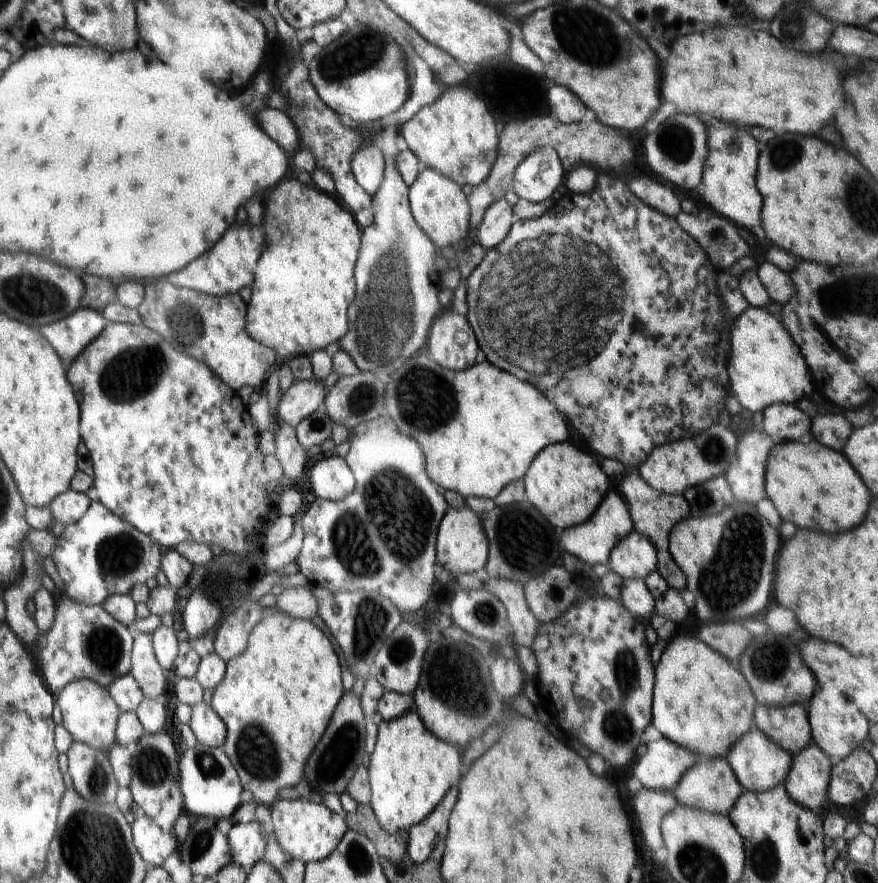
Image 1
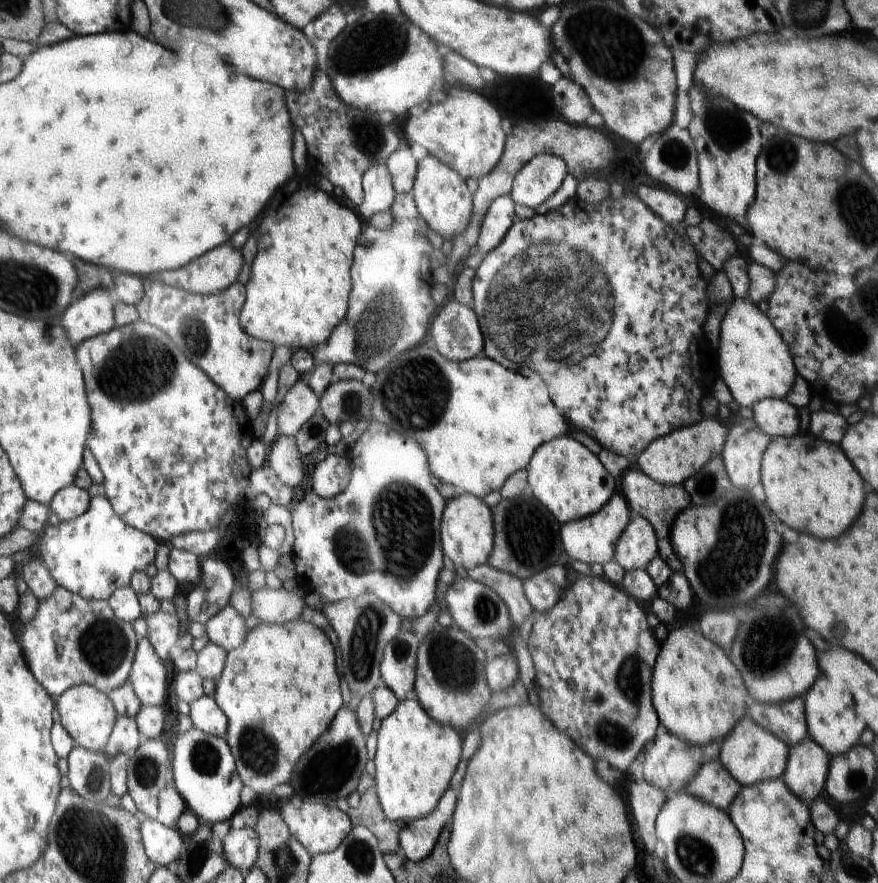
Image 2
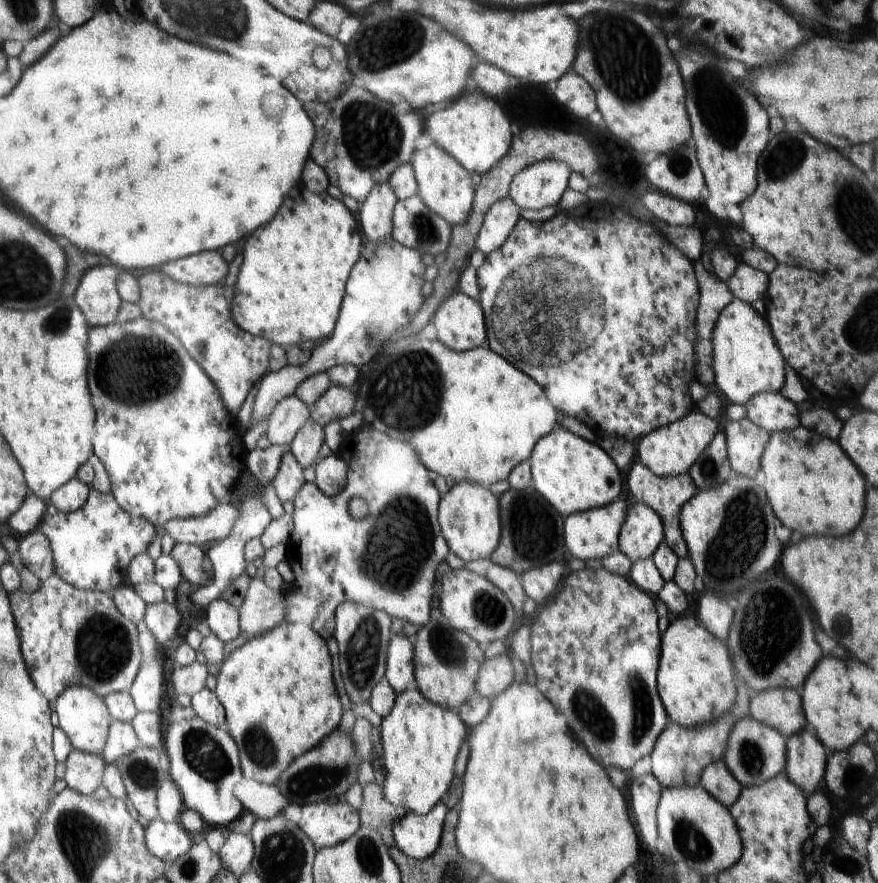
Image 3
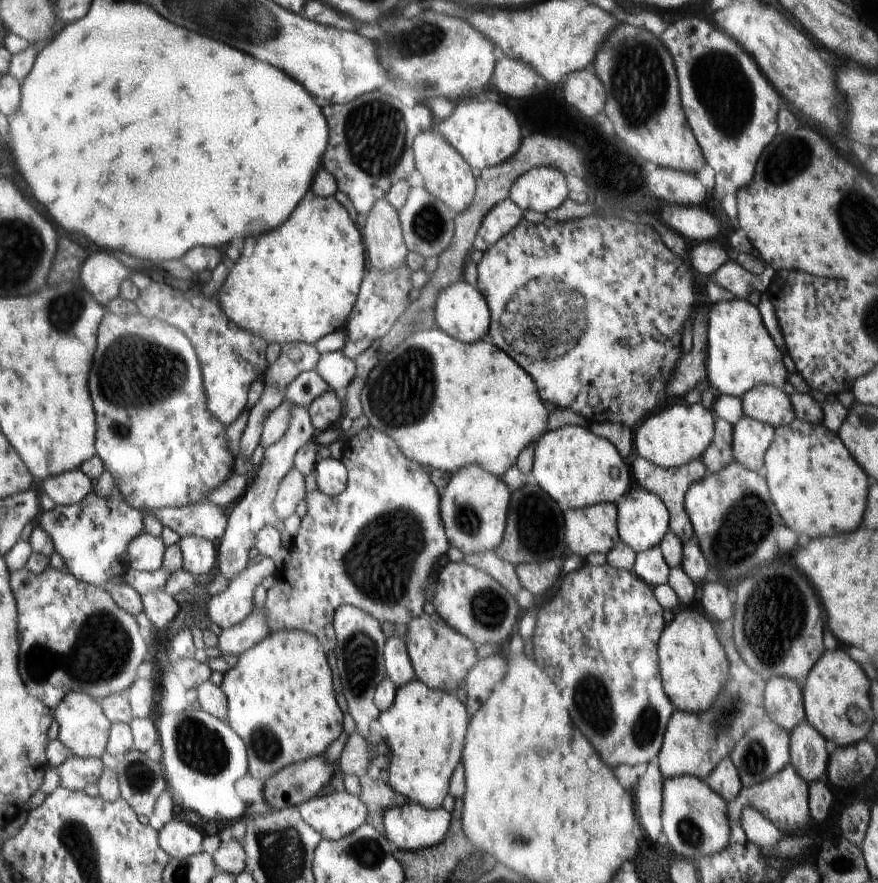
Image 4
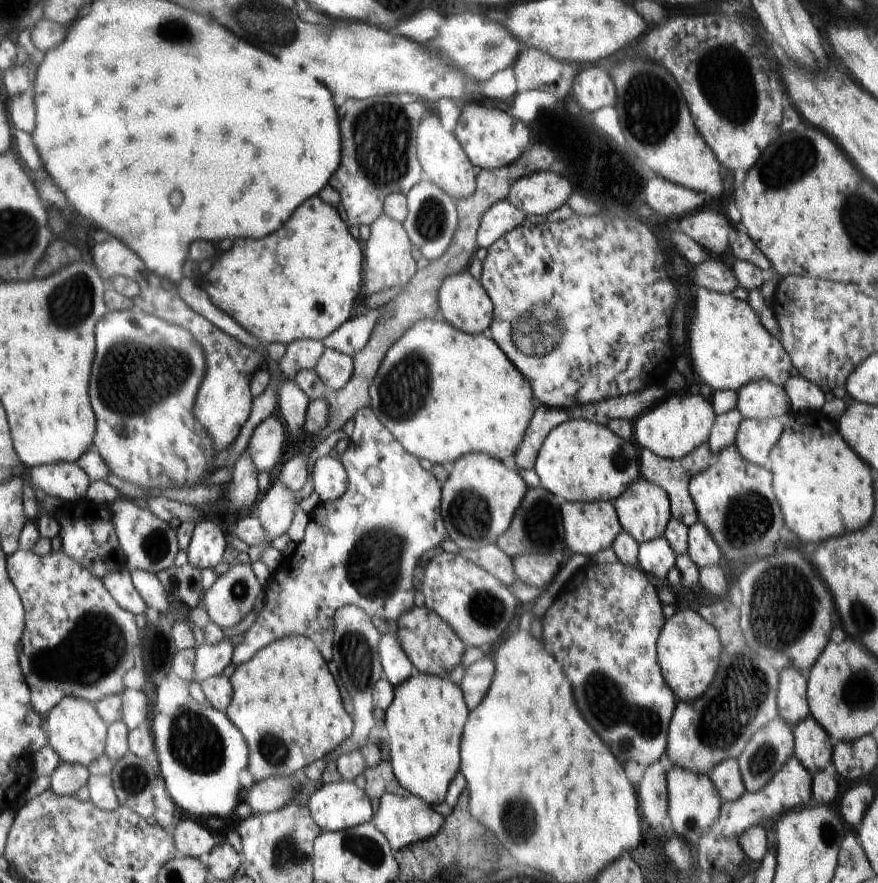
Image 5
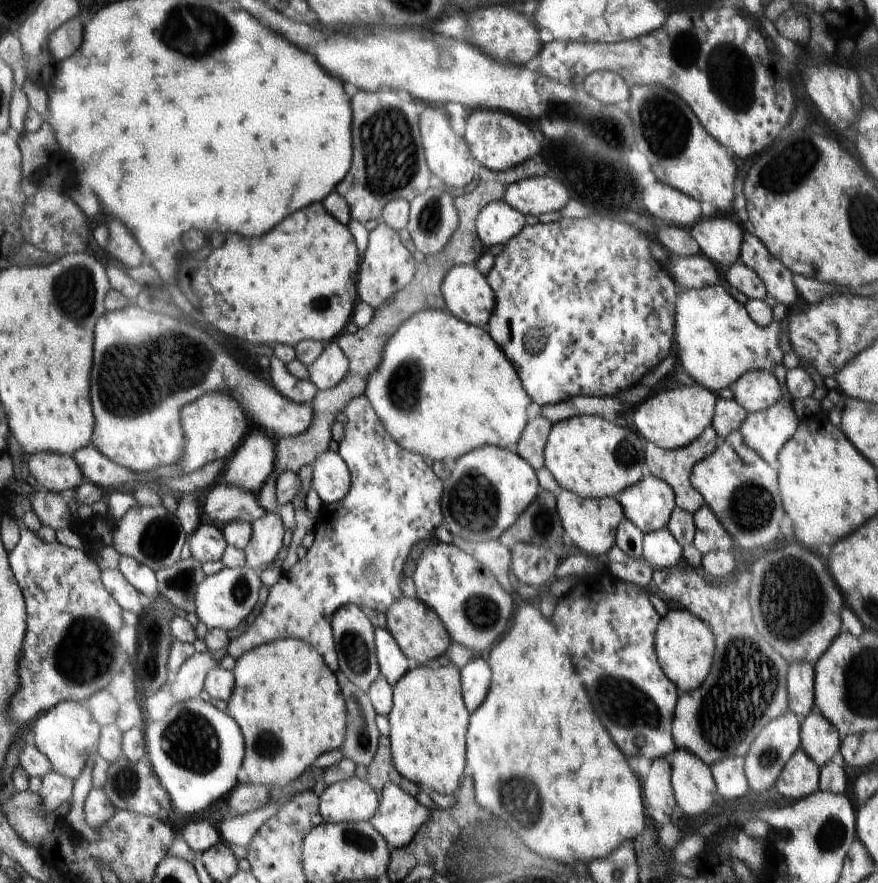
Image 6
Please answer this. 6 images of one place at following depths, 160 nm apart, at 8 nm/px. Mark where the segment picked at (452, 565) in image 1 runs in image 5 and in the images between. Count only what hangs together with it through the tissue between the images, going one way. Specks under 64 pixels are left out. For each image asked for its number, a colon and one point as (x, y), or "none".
2: (468, 532)
3: (470, 515)
4: (475, 504)
5: (481, 495)

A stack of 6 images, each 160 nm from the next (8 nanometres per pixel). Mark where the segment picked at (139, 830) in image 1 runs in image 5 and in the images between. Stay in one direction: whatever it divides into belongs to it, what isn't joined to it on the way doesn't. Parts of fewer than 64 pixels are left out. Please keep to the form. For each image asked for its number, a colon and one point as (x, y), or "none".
2: (162, 843)
3: (168, 840)
4: (179, 839)
5: (192, 840)

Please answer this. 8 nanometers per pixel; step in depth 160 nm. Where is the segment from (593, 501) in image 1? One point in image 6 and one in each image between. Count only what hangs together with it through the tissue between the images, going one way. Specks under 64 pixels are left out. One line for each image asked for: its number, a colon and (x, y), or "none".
2: (566, 477)
3: (574, 476)
4: (578, 469)
5: (579, 460)
6: (592, 457)

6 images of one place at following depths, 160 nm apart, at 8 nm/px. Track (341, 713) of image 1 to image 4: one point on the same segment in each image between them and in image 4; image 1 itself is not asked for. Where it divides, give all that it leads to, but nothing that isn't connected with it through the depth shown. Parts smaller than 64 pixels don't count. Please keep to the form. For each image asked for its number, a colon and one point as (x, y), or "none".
2: (331, 769)
3: (328, 770)
4: (292, 786)

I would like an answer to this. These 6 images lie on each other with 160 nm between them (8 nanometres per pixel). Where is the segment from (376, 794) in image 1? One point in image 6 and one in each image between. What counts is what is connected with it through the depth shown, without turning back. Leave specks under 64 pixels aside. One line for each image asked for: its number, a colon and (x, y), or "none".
2: (415, 758)
3: (420, 740)
4: (425, 728)
5: (425, 721)
6: (428, 720)

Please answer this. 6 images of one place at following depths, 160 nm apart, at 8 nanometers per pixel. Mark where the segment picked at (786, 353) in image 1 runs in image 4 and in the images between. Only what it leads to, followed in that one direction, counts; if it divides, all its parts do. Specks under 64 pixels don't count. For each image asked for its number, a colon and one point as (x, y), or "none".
2: (756, 364)
3: (746, 358)
4: (740, 354)

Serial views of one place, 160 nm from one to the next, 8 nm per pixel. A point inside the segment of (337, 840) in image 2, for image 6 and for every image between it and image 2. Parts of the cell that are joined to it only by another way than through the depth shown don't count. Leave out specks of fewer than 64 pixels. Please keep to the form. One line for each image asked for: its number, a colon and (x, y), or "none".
3: (327, 825)
4: (334, 816)
5: (341, 805)
6: (353, 799)

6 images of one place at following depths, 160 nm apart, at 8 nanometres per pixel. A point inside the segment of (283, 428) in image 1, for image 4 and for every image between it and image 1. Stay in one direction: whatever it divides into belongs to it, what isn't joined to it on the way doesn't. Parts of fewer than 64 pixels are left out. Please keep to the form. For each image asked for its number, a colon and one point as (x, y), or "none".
2: (283, 456)
3: (288, 480)
4: (292, 491)

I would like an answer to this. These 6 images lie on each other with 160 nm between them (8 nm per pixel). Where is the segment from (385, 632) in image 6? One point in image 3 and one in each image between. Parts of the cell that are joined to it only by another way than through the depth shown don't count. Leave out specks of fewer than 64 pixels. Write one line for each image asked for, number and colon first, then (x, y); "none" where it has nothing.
3: (401, 674)
4: (398, 665)
5: (397, 665)

